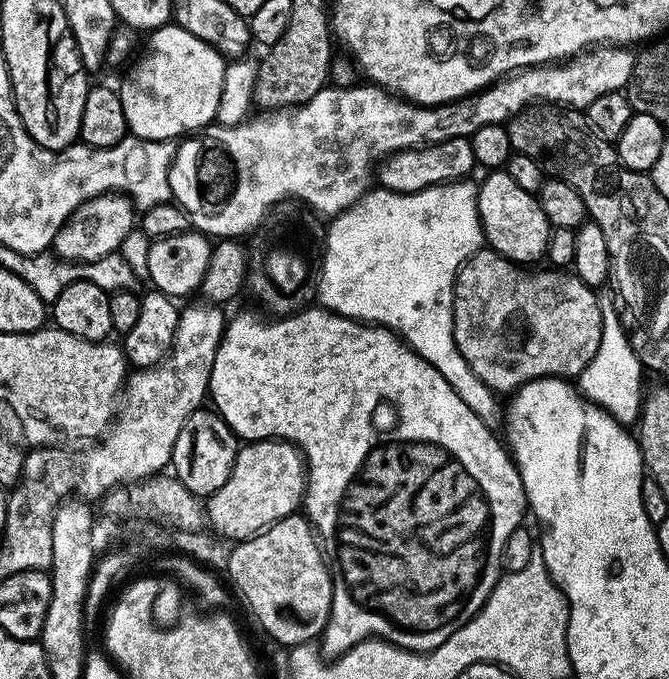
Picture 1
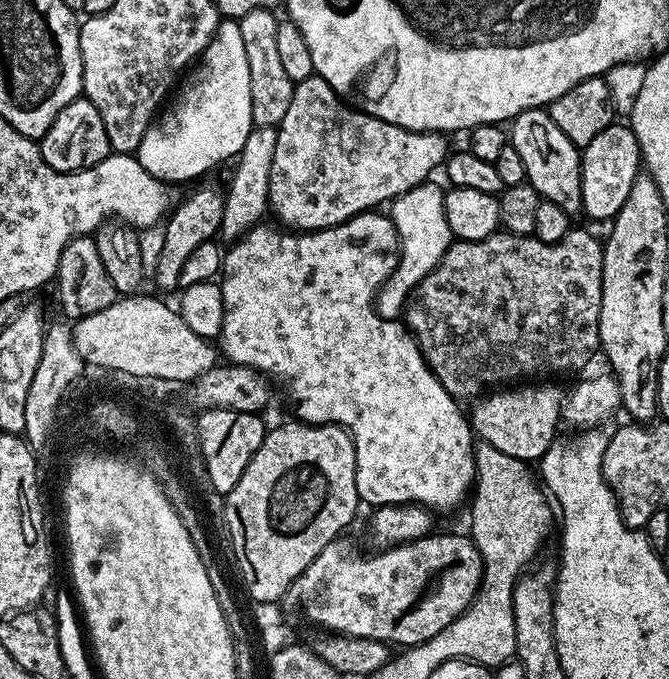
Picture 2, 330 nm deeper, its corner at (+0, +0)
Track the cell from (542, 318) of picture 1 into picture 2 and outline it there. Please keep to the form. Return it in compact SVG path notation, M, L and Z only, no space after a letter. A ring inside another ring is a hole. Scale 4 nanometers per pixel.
M548 384L542 385L541 388L516 388L513 392L504 391L508 390L493 391L496 392L493 396L485 395L473 403L477 404L473 406L472 412L470 411L470 427L483 443L494 446L494 450L502 450L502 454L510 454L510 458L539 462L557 439L556 427L562 424L562 396L560 400L559 390L551 388Z

